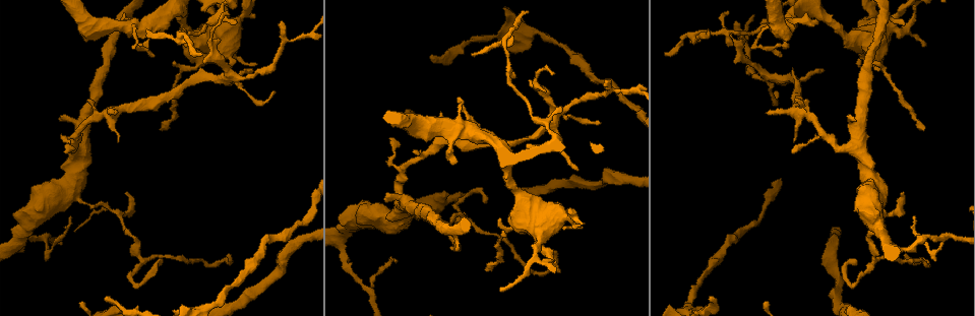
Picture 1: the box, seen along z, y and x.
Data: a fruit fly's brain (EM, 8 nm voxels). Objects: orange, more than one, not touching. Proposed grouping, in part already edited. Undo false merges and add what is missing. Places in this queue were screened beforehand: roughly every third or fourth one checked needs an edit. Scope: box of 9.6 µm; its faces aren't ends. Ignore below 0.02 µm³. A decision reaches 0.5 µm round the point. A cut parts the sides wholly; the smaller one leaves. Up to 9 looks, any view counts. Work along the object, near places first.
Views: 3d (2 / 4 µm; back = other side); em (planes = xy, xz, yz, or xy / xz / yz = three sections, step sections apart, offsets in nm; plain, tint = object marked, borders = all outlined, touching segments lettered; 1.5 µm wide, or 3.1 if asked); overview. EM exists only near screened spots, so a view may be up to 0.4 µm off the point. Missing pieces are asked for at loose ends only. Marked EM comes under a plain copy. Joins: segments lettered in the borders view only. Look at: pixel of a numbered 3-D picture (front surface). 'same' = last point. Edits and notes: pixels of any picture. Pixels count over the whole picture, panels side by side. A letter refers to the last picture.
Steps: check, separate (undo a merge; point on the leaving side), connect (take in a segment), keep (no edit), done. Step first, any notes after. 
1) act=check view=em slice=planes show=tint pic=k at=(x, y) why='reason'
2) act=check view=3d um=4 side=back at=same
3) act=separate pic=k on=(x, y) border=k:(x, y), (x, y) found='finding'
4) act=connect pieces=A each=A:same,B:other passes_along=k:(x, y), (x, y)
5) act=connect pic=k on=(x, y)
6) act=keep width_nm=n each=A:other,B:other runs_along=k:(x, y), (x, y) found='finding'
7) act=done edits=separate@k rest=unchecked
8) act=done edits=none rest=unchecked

act=check view=3d um=2 pic=1 at=(486, 268) why='free end'

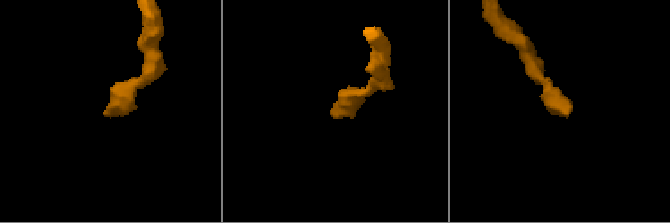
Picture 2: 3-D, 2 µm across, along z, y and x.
act=check view=em slice=yz step=4 show=borders pic=2 at=(330, 111) why='shape alone is not enough'

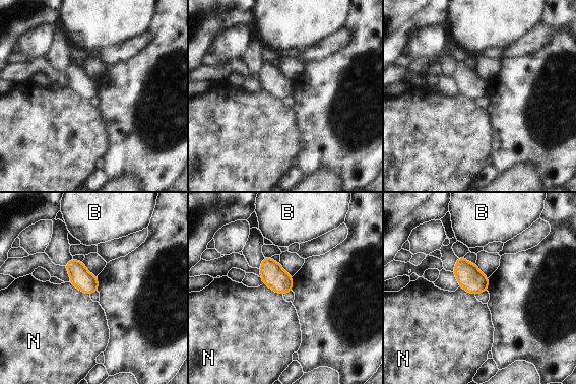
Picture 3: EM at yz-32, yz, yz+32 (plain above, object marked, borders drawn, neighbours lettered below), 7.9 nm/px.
act=keep width_nm=170 each=B:other,N:other found='no lettered segment goes on from it'

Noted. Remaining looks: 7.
act=check view=3d um=4 pic=1 at=(874, 59)

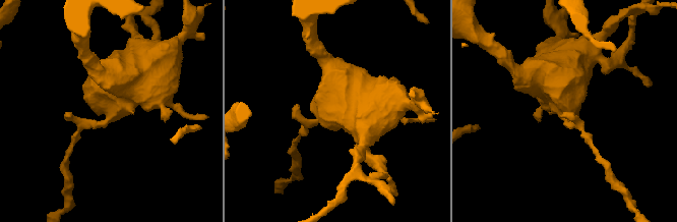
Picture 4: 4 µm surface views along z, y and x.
act=check view=em slice=planes show=tint pic=4 at=(566, 108) why='need the tissue'

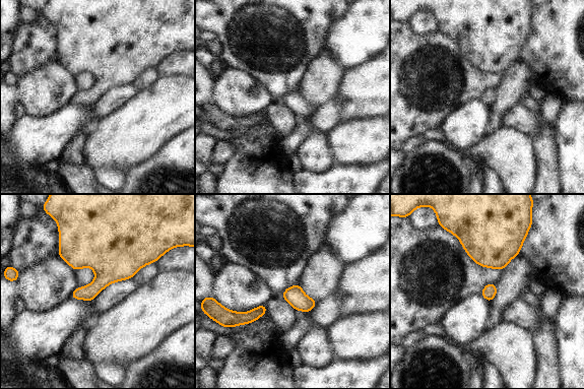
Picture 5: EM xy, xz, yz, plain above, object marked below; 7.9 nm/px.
act=check view=em slice=planes show=borders at=same why='what lies round it'

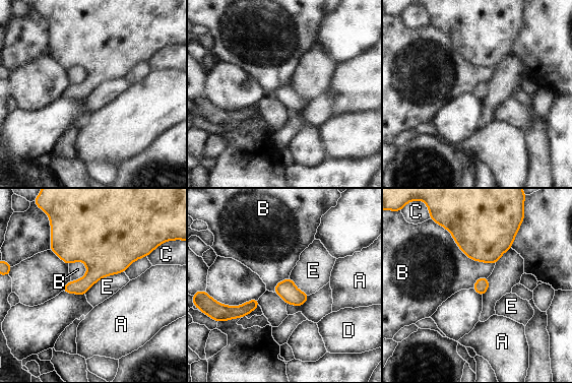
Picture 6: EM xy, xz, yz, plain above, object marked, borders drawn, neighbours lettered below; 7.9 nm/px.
act=keep width_nm=420 longest_contact=B:650nm each=A:other,B:other,C:other,D:other,E:other found='one cell here'

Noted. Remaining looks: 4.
act=check view=3d um=2 pic=1 at=(456, 250) why='an open end'

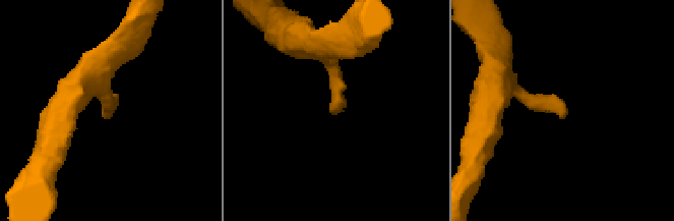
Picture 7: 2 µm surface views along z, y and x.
act=check view=em slice=planes show=borders pic=7 at=(106, 115) why='need the tissue'

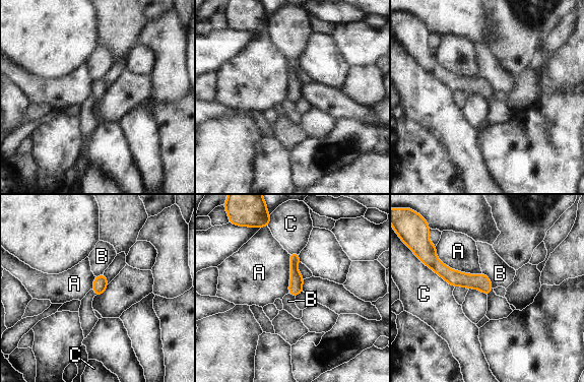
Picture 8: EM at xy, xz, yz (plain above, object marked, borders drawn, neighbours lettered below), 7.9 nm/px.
act=keep each=A:other,B:other,C:other found='none of them fits'

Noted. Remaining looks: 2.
act=check view=em slice=planes show=borders pic=1 at=(769, 113) why='an open end'

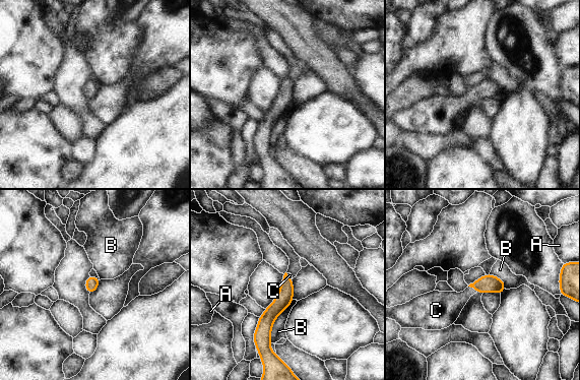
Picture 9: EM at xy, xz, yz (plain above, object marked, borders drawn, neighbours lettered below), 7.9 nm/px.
act=connect pieces=C each=A:other,B:other,C:same passes_along=9:(487, 283), (472, 287), (447, 305) found='it goes on there'

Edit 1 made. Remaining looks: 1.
act=done edits=connect@9 rest=unchecked

